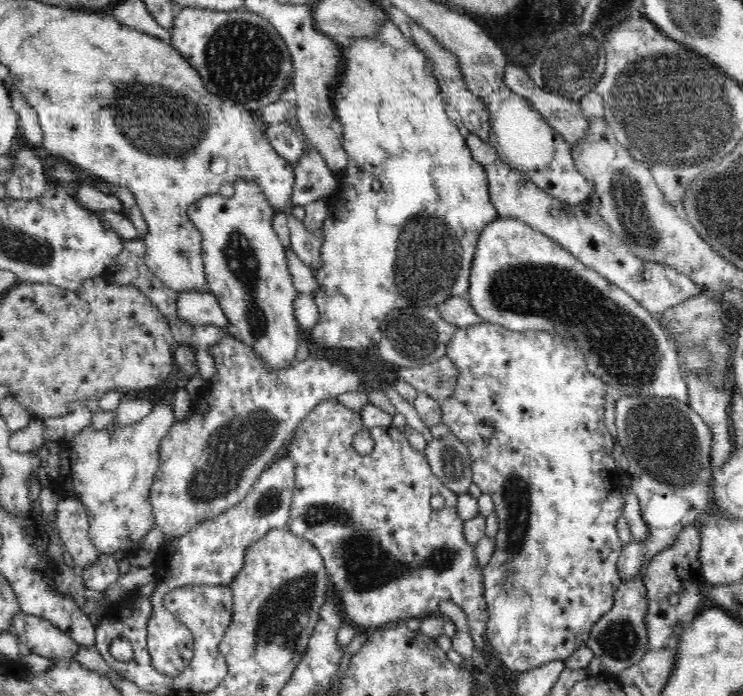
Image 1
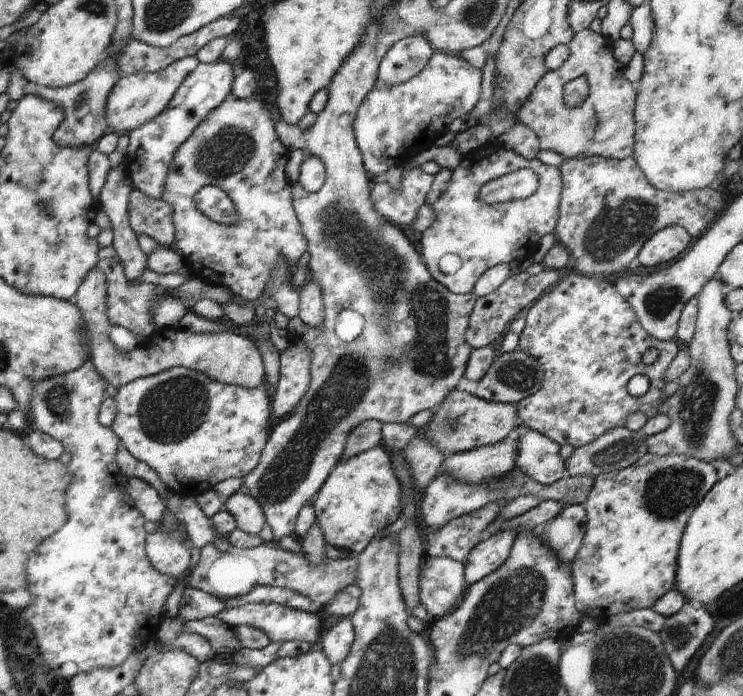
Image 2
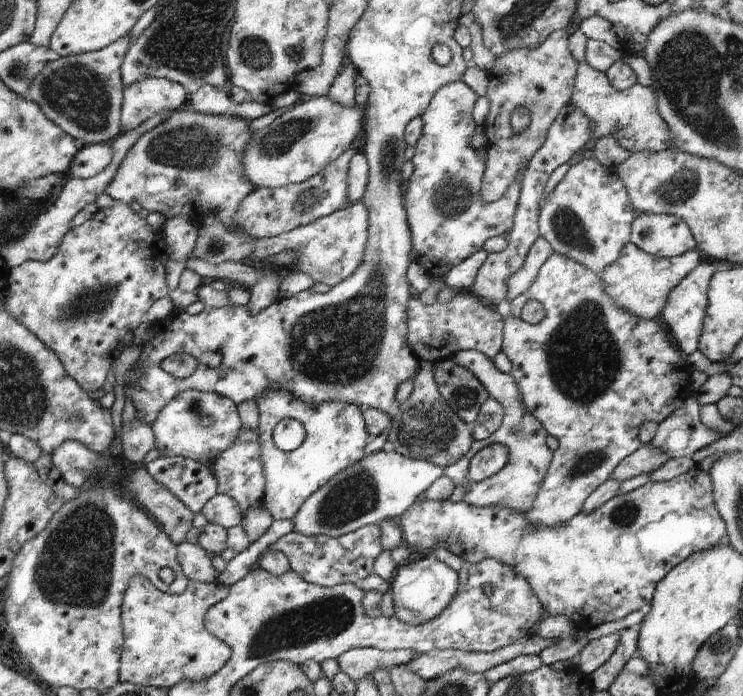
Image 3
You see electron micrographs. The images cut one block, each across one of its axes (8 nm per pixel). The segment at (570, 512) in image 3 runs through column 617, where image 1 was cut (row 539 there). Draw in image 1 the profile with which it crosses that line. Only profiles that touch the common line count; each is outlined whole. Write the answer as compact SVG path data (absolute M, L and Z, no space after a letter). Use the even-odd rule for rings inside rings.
M336 399L326 400L318 404L318 407L314 408L314 410L308 413L308 416L301 421L293 437L288 441L287 448L290 459L292 459L294 465L296 465L292 504L290 507L287 529L290 530L290 533L312 543L321 554L329 578L330 592L334 594L337 602L339 602L339 608L341 608L341 614L344 620L351 622L356 627L363 626L370 632L374 628L383 626L383 624L392 625L398 621L404 622L406 618L416 617L423 620L424 618L439 616L440 602L452 601L452 603L466 611L468 624L465 626L467 626L470 636L474 639L475 648L481 654L486 654L486 658L488 658L488 656L490 656L490 652L488 652L490 646L488 646L488 641L486 641L486 635L484 634L486 634L486 622L488 622L488 618L490 618L490 613L486 610L486 599L484 599L484 589L482 589L484 573L482 572L483 568L478 565L478 561L476 561L476 557L474 557L474 546L468 545L464 537L465 522L458 516L458 511L456 510L459 494L446 488L444 483L433 474L425 452L419 452L419 450L412 448L412 445L410 445L404 433L399 431L393 432L390 427L382 428L381 426L376 426L375 428L370 428L370 436L375 445L371 454L360 456L354 449L353 440L358 432L364 431L364 420L362 420L361 414L353 412ZM436 494L440 494L440 496L444 496L445 498L445 503L441 511L434 511L432 506L430 506L430 498L436 496Z

